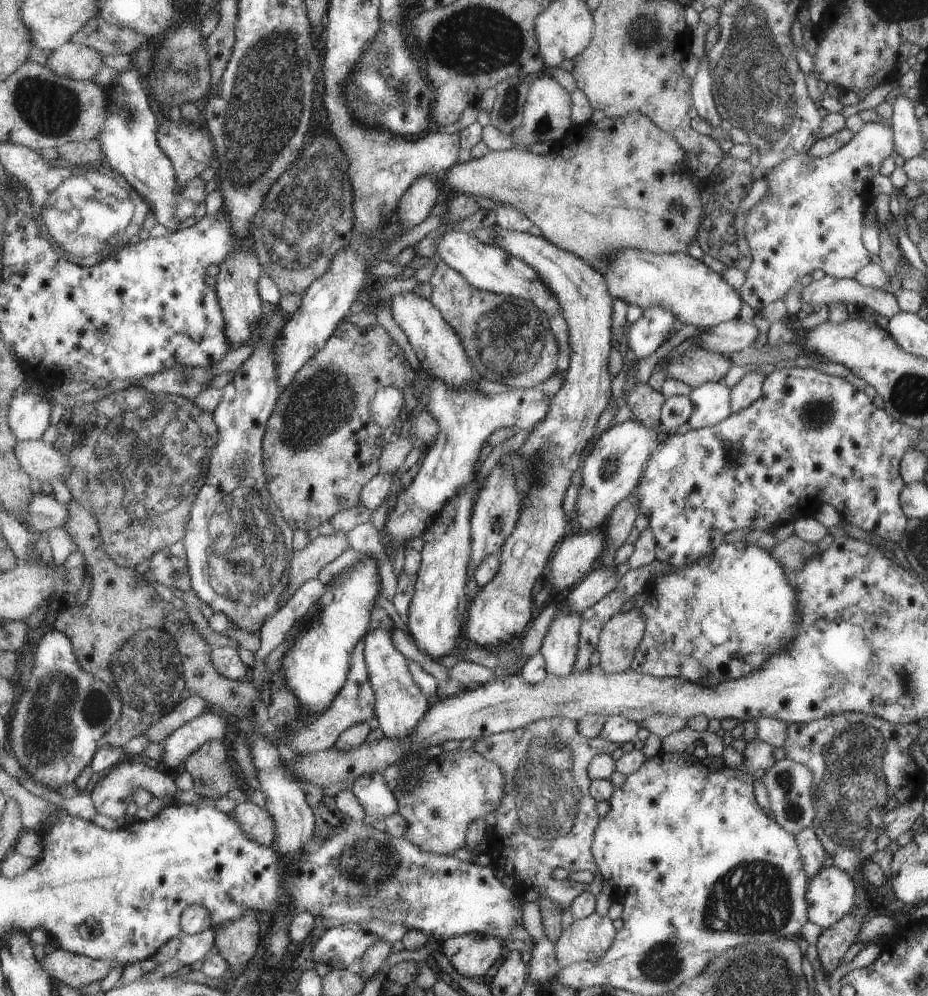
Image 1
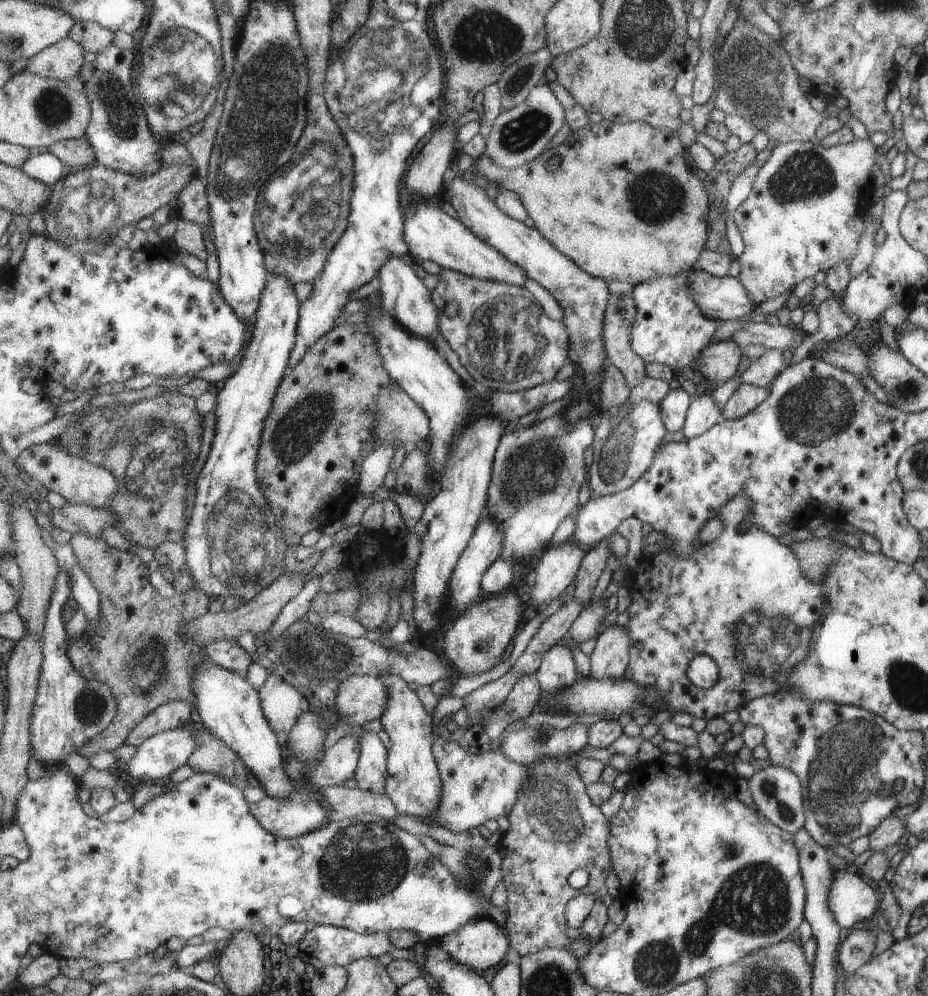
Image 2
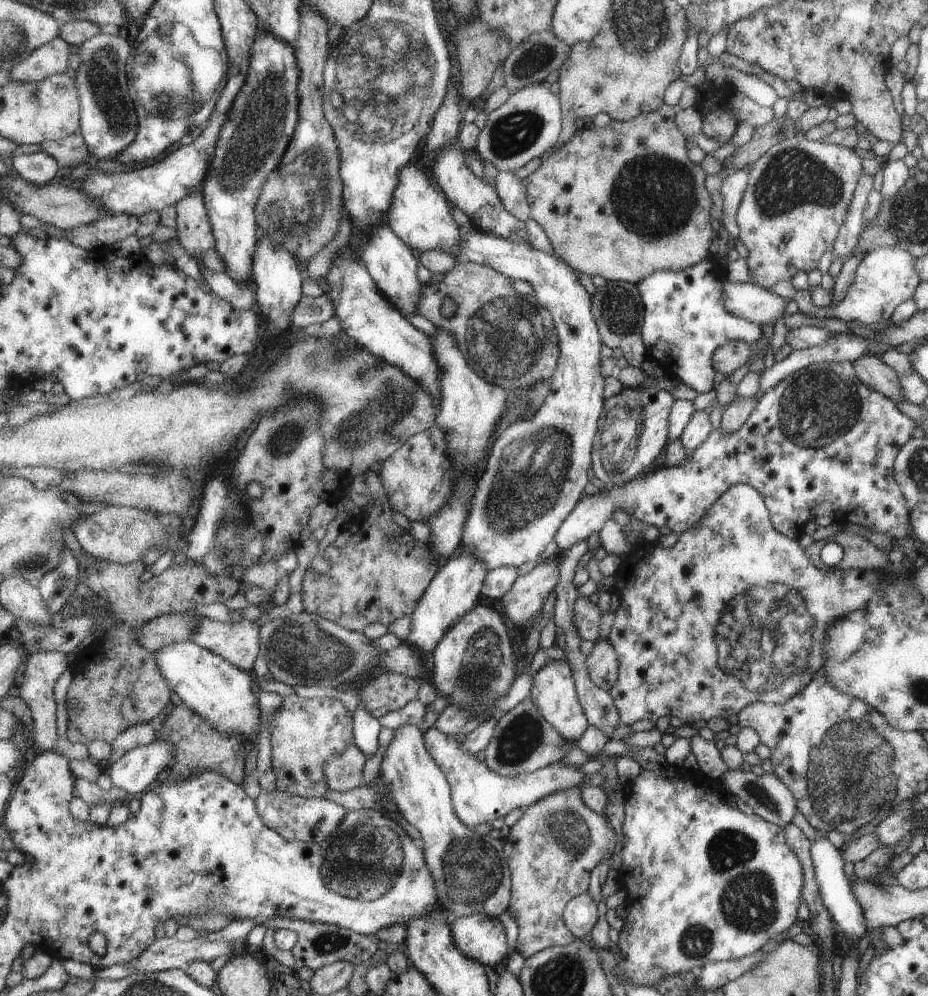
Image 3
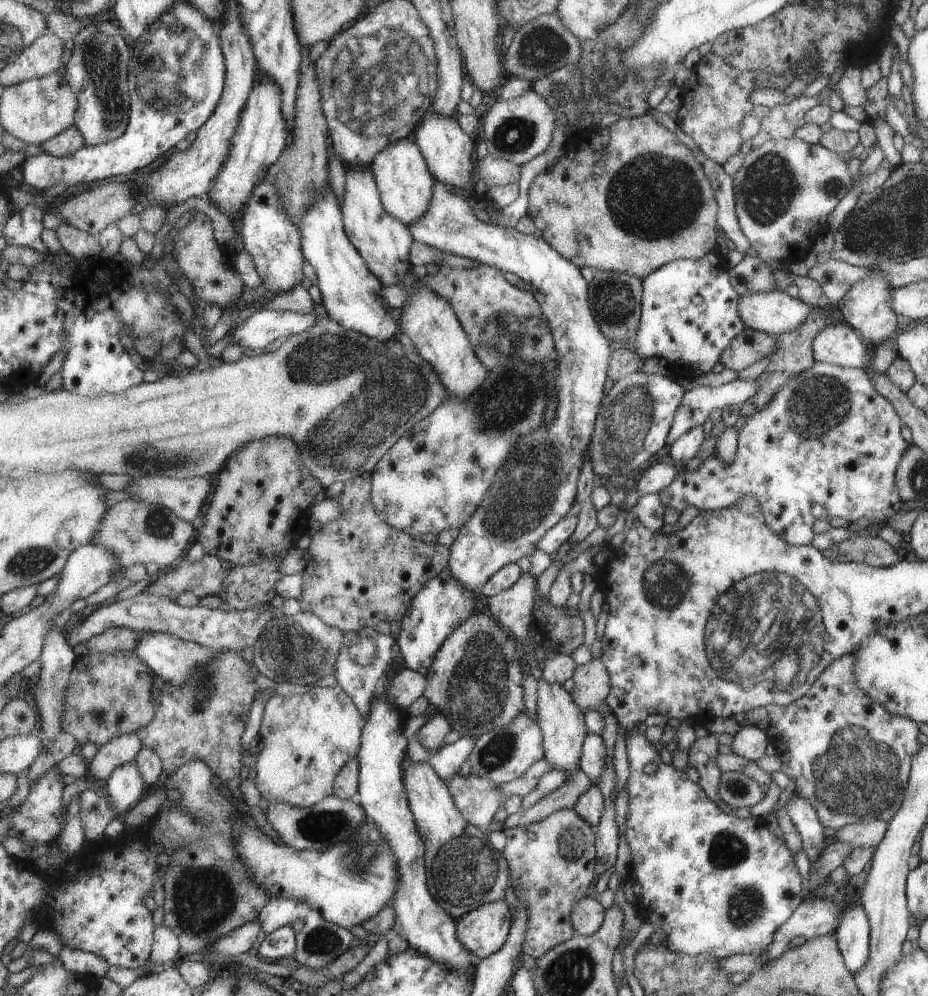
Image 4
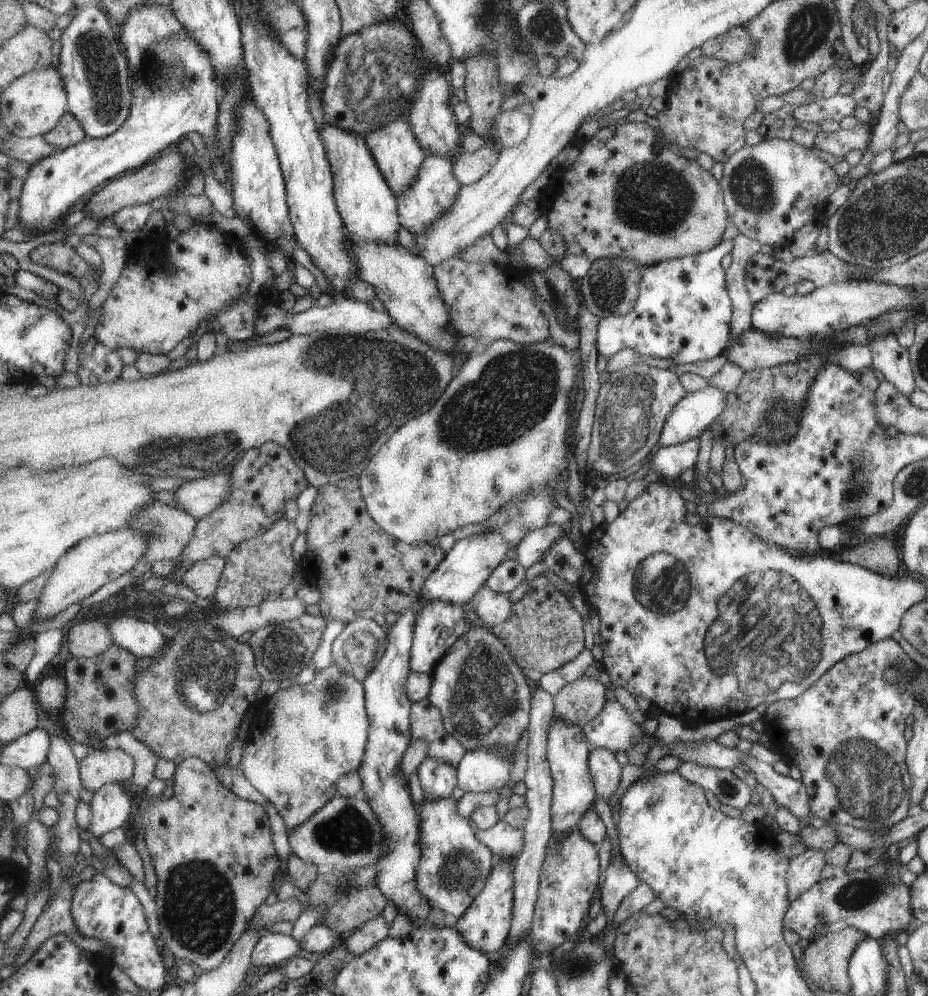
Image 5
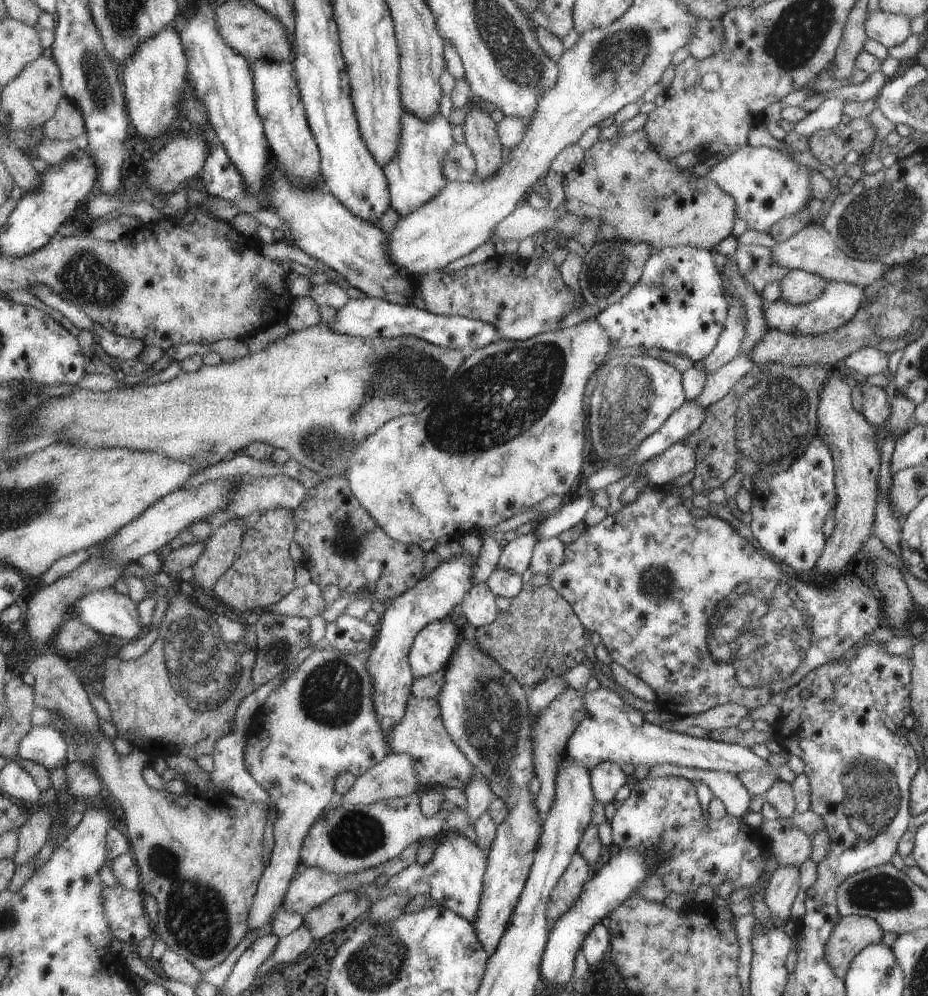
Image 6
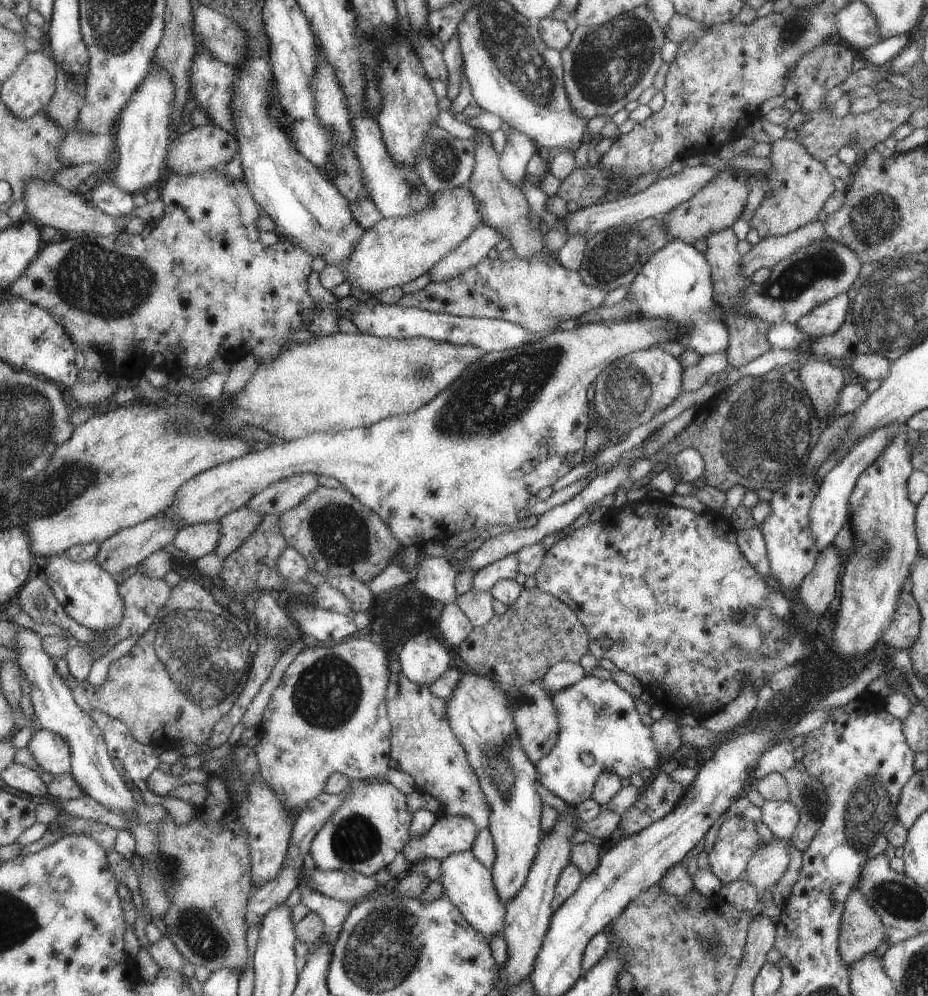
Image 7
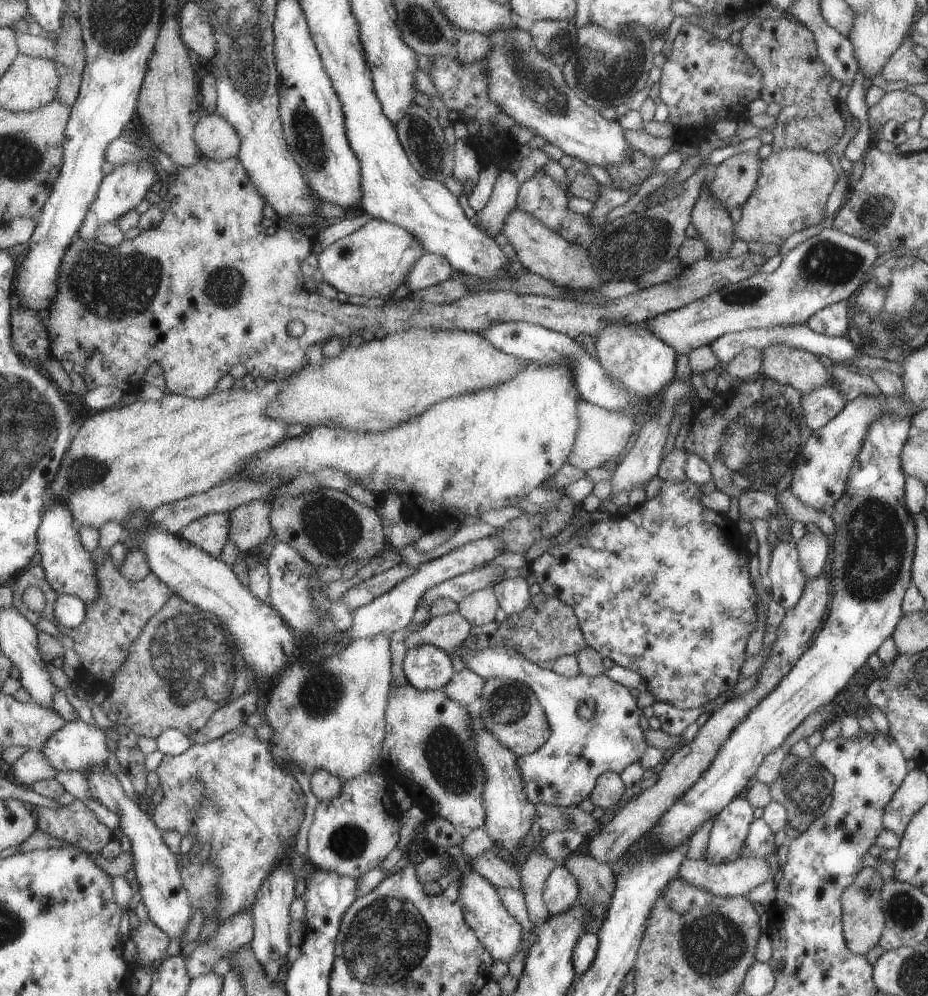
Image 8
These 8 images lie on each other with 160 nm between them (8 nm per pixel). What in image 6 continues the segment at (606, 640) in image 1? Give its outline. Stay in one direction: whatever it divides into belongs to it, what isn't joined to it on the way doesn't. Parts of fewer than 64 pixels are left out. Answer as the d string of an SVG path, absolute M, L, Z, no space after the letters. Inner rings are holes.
M566 687L550 702L539 717L535 717L535 725L533 726L534 754L537 755L537 775L541 782L540 790L536 796L536 808L544 816L548 814L555 799L558 764L560 764L565 748L568 745L568 740L587 715L585 711L585 694L587 692L586 688L576 690Z

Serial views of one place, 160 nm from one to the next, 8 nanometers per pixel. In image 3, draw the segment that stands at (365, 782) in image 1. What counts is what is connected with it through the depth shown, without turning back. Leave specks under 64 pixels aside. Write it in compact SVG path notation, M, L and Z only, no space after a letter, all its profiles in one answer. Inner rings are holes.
M359 704L355 712L356 745L368 758L376 756L380 752L380 734L382 724L380 720L368 710L368 706Z

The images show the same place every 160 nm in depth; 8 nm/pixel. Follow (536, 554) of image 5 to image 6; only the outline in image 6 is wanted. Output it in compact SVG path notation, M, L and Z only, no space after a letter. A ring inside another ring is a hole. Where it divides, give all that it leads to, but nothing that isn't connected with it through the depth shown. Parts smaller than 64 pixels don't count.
M524 529L515 540L503 547L496 569L506 569L522 575L530 566L533 548L538 541L534 530Z

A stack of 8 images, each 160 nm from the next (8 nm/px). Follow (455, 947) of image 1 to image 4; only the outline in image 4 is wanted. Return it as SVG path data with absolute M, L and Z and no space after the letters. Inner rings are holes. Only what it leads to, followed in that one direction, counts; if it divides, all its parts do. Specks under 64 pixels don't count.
M505 898L486 903L456 920L457 937L476 961L487 959L508 941L511 916Z

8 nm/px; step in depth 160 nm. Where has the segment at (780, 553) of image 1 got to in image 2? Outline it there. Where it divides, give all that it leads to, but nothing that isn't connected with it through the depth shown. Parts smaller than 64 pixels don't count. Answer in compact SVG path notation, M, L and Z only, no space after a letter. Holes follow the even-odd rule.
M831 537L810 538L802 542L794 542L791 547L797 552L806 578L814 580L822 579L822 572L830 556L836 556L836 554L840 556L840 553L848 550L846 543L833 540Z

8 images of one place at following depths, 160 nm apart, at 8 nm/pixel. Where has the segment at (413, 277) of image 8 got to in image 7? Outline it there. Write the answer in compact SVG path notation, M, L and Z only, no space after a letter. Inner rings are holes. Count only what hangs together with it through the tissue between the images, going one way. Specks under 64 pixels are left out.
M480 224L468 238L458 245L456 250L441 258L429 270L432 281L445 281L462 274L470 267L477 265L483 258L488 257L488 252L504 239L496 229Z

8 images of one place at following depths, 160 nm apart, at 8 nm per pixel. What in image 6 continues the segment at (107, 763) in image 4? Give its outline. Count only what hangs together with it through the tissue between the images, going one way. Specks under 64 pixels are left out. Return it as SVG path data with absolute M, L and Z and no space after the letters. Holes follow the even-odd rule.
M78 758L67 764L67 771L70 777L69 789L75 798L96 798L107 786L101 775Z

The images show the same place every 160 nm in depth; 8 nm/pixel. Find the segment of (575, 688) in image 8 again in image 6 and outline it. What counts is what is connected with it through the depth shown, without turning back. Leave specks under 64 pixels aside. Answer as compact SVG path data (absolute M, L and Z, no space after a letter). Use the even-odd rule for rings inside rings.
M599 688L585 694L585 711L587 715L582 719L578 728L573 732L573 736L569 738L568 745L564 754L569 761L583 762L587 769L590 770L596 765L600 765L602 761L610 761L622 766L623 764L633 764L634 767L639 764L644 766L654 766L671 764L679 767L694 767L711 771L724 771L727 773L738 773L755 770L770 770L770 762L766 759L758 757L752 749L743 747L738 743L725 743L724 741L712 740L712 738L691 737L687 733L678 733L663 729L660 725L648 724L642 714L638 710L628 706L616 692L610 689Z

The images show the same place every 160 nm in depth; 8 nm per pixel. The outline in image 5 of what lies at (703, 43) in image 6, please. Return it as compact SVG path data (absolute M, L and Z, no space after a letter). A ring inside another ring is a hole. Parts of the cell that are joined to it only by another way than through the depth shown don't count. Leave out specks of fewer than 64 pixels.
M742 25L711 38L700 49L706 56L735 63L744 60L746 55L751 55L755 51L755 44L747 28Z

